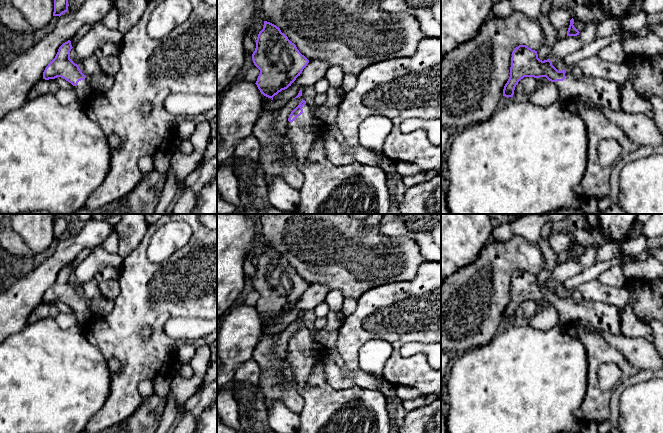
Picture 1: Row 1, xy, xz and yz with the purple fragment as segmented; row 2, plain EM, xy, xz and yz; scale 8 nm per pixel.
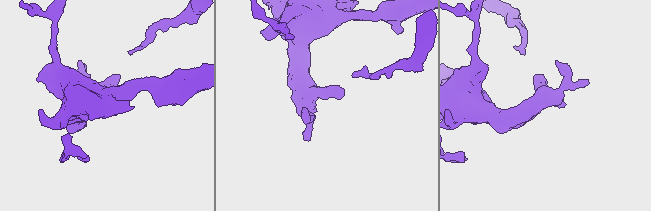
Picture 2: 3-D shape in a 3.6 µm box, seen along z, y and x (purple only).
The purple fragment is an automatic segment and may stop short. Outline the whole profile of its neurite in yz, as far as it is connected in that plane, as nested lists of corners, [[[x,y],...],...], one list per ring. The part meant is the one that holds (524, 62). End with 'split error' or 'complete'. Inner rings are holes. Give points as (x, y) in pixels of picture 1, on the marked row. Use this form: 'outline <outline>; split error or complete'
outline [[[519,45],[512,52],[510,77],[504,86],[503,96],[513,97],[516,85],[524,77],[546,77],[556,84],[562,99],[581,95],[599,107],[622,110],[619,85],[615,82],[589,76],[576,78],[564,69],[558,71],[549,59],[540,60],[537,51]]]; split error

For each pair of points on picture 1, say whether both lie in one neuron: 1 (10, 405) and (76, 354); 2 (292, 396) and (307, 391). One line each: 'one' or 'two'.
1: one
2: two

